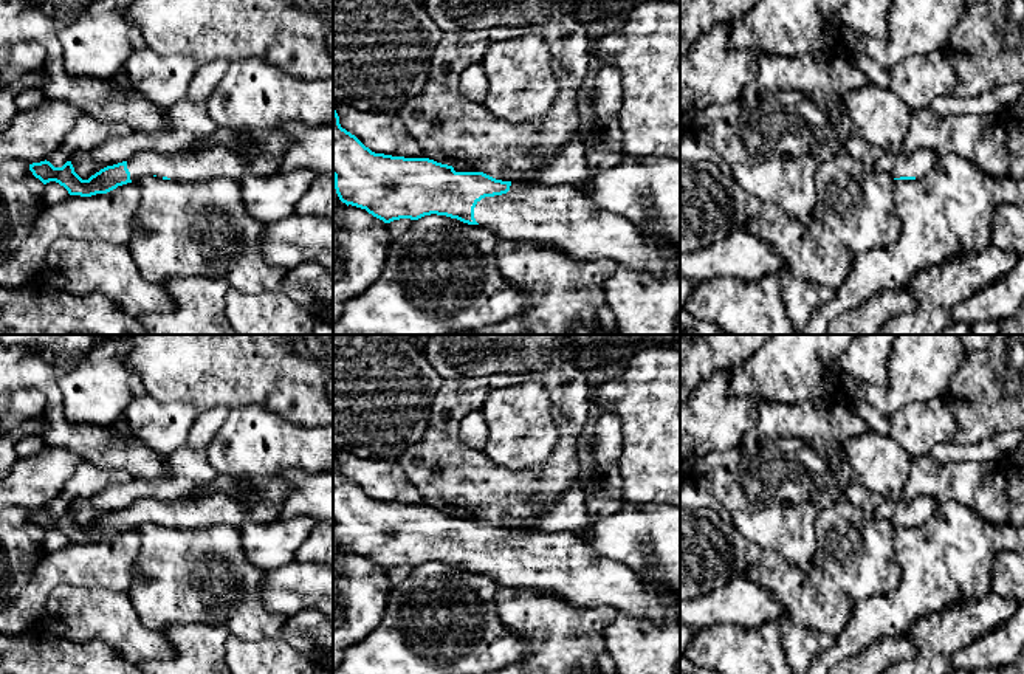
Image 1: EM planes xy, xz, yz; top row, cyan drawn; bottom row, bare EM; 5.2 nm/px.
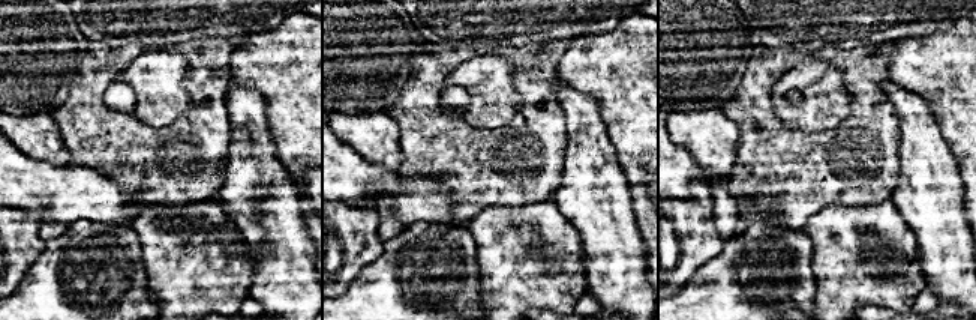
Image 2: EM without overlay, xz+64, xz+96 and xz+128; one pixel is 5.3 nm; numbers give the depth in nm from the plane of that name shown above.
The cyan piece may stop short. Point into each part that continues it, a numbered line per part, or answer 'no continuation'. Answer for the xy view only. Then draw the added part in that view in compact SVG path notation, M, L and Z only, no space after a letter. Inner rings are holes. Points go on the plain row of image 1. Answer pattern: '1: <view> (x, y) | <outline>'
1: xy (268, 493) | M254 476L246 479L251 496L242 504L228 493L200 494L183 500L139 499L127 508L132 528L149 522L167 524L172 528L231 525L239 528L246 519L270 524L280 518L290 485L279 476Z

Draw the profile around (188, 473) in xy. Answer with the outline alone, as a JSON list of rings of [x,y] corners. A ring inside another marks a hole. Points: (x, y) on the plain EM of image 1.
[[[183,445],[169,456],[166,473],[156,480],[133,479],[129,483],[112,483],[93,496],[74,497],[68,508],[82,527],[88,527],[101,516],[129,508],[144,497],[183,500],[200,496],[217,476],[206,449]]]

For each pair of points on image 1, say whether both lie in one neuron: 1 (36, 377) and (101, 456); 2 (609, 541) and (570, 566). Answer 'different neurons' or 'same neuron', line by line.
1: same neuron
2: different neurons

